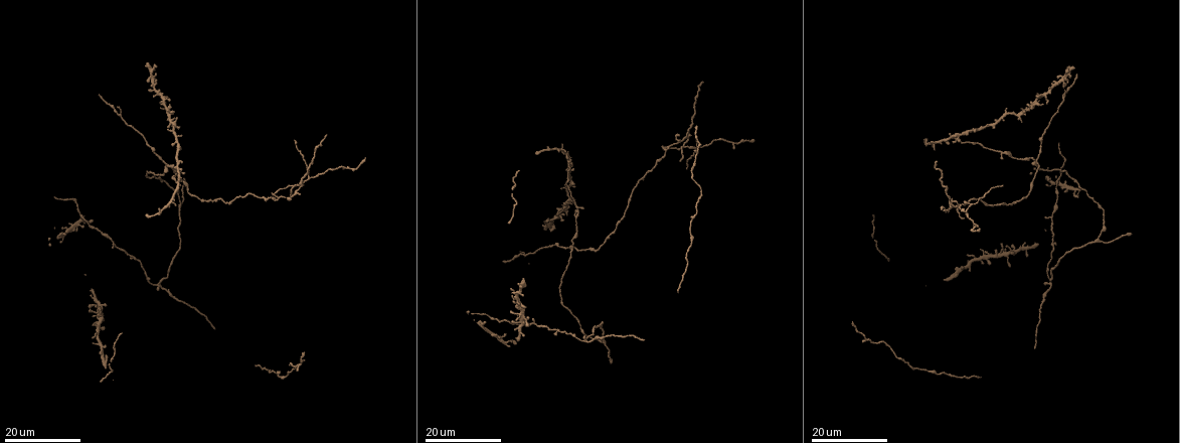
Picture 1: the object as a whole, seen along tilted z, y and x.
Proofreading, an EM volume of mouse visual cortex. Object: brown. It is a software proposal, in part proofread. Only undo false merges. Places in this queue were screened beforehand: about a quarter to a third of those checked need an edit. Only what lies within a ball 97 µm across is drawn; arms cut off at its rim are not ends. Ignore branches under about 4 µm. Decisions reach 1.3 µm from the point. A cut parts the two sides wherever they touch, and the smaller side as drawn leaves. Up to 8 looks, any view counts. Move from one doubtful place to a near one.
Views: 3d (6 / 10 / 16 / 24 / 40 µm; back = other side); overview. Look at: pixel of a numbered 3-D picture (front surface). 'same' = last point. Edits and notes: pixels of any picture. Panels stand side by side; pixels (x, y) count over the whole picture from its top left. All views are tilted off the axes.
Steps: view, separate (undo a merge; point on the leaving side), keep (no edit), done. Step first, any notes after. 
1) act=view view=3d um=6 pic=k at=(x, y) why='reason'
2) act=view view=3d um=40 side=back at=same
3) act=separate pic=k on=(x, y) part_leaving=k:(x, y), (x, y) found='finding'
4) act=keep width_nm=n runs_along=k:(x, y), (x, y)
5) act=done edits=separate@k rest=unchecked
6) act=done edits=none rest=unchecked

act=view view=3d um=24 pic=1 at=(1035, 161) why='four-way junction'

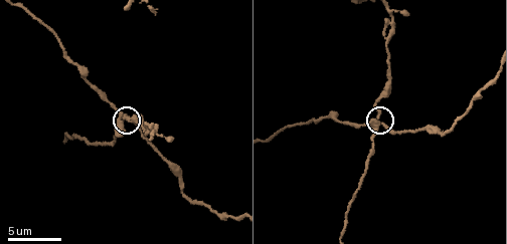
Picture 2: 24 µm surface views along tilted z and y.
act=view view=3d um=10 at=same

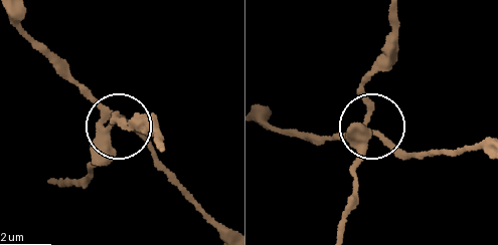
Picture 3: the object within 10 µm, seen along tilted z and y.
act=separate pic=3 on=(390, 142) found='a second neuron is stuck on'

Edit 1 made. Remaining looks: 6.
act=view view=overview why='redraw'

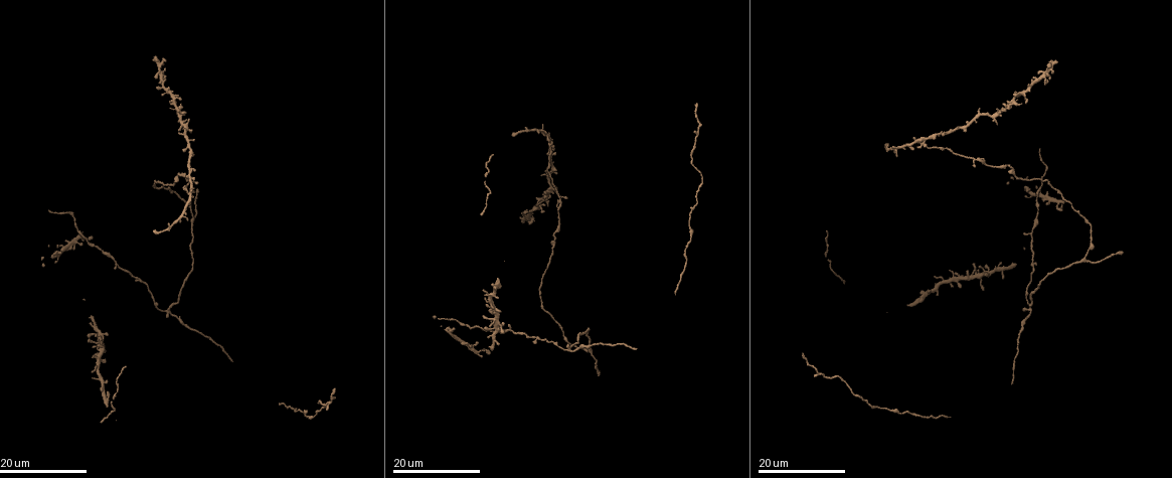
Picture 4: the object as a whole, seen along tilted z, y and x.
act=view view=3d um=16 pic=4 at=(971, 159) why='three-way junction'

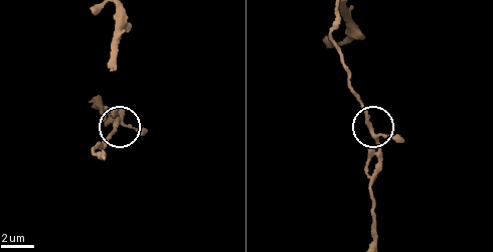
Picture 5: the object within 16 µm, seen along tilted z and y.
act=view view=3d um=10 pic=5 at=(374, 133) why='zoom in'

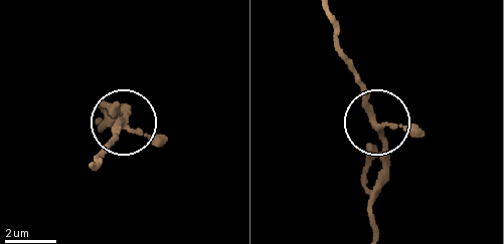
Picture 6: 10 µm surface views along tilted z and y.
act=keep arms=3 found='one neuron here'

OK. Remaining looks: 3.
act=view view=3d um=24 pic=4 at=(141, 281) why='three arms meet'

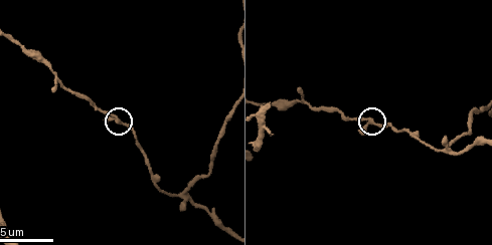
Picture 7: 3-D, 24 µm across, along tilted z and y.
act=view view=3d um=10 pic=7 at=(116, 120)

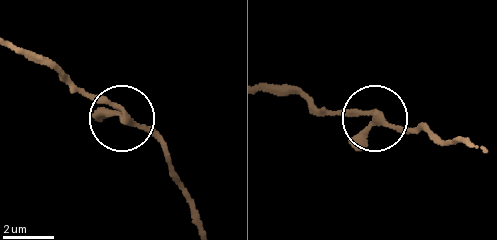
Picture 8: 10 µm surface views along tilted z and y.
act=keep side_arm_um=36 runs_along=8:(471, 140), (444, 141), (356, 109), (309, 106) found='all the same neuron'

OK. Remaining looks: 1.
act=view view=3d um=10 pic=7 at=(183, 195) why='four arms meet'

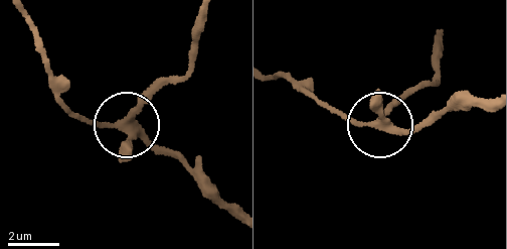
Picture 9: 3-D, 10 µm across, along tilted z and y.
act=keep side_arm_um=94 arms=4 found='continuous, no second neuron'

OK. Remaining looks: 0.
act=done edits=separate@3 rest=unchecked

